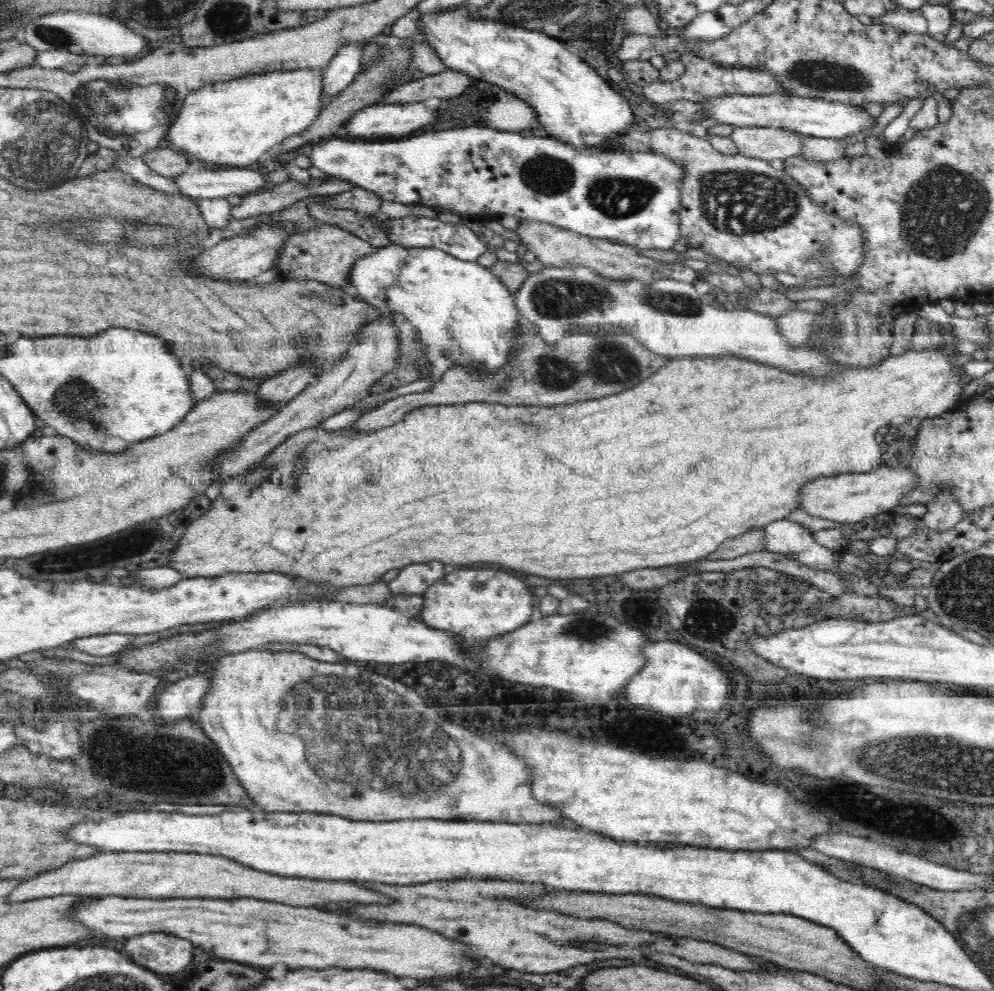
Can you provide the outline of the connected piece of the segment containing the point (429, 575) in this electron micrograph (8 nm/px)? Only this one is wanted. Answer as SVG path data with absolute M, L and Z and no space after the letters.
M439 561L406 566L396 578L385 583L394 595L422 596L433 582L445 576L444 566Z

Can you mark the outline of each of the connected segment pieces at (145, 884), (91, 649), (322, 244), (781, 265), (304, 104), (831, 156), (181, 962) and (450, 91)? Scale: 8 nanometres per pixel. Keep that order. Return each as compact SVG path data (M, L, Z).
M108 853L84 857L56 874L36 874L16 890L16 902L24 898L44 896L126 896L126 898L258 898L282 902L288 906L316 906L316 902L384 902L384 894L364 890L354 882L326 882L308 878L280 878L280 875L264 874L252 867L240 866L226 857L214 857L200 853Z
M110 633L75 638L64 645L69 646L71 650L86 652L92 656L110 656L121 651L126 645L130 645L134 639L134 634Z
M328 224L308 230L304 233L292 233L290 239L284 244L284 250L280 257L280 266L272 270L272 278L280 279L319 279L320 282L328 283L328 286L339 287L354 298L358 297L357 290L349 284L347 274L353 262L375 249L371 244L358 236Z
M674 127L658 128L657 130L650 131L649 142L651 143L652 154L656 154L658 157L664 157L665 159L668 159L668 161L672 161L674 165L681 170L681 178L679 179L679 187L677 188L677 192L680 196L680 236L690 240L691 248L700 248L700 250L702 250L702 248L708 244L708 250L705 250L706 254L711 254L716 258L720 258L727 263L732 263L736 266L744 266L754 273L758 272L758 275L764 274L764 272L770 274L772 270L780 270L780 272L790 272L790 274L794 274L794 276L816 278L816 276L824 274L824 268L822 268L820 264L816 264L814 260L808 260L808 258L814 256L820 248L824 248L824 252L826 252L826 250L832 250L832 256L826 258L826 264L834 266L834 268L836 268L838 272L842 272L842 274L852 274L853 272L856 272L858 266L862 264L865 247L862 240L863 228L856 223L852 223L850 219L848 221L846 221L846 219L838 219L836 216L832 216L831 213L828 213L828 211L824 211L822 207L819 206L818 202L810 200L807 192L791 177L790 174L787 173L787 171L773 168L768 161L749 158L748 156L739 153L734 154L734 156L726 156L714 149L706 136L698 137L692 134L687 134L686 132L679 132Z
M298 69L293 72L278 71L238 77L235 81L216 82L188 94L178 118L170 126L168 138L188 158L200 158L208 164L218 166L248 167L248 164L256 162L262 154L270 154L274 144L278 146L285 138L311 126L326 104L321 69Z
M808 136L802 139L804 139L802 143L805 146L799 156L809 162L819 162L819 164L834 162L838 158L844 158L846 150L848 150L846 141L842 141L842 139Z
M142 934L128 938L124 944L126 954L140 966L152 972L176 974L191 964L194 948L192 942L168 934Z
M448 69L435 75L424 75L422 79L416 79L414 83L404 85L386 97L380 96L378 102L400 105L425 102L432 98L452 100L466 94L472 84L467 74Z

